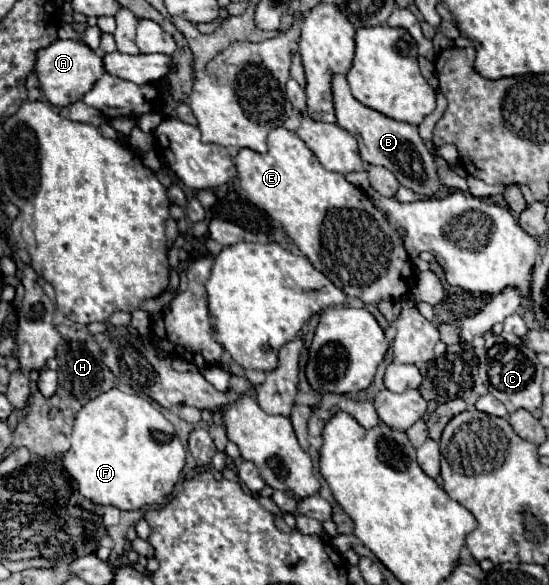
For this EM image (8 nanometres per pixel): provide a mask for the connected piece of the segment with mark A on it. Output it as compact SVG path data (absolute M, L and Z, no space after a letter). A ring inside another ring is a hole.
M57 40L51 46L41 48L37 52L35 74L39 80L39 90L43 94L43 100L49 102L51 106L65 108L81 100L81 96L89 92L89 88L93 88L93 84L103 74L103 64L101 58L87 44L81 44L77 40Z

